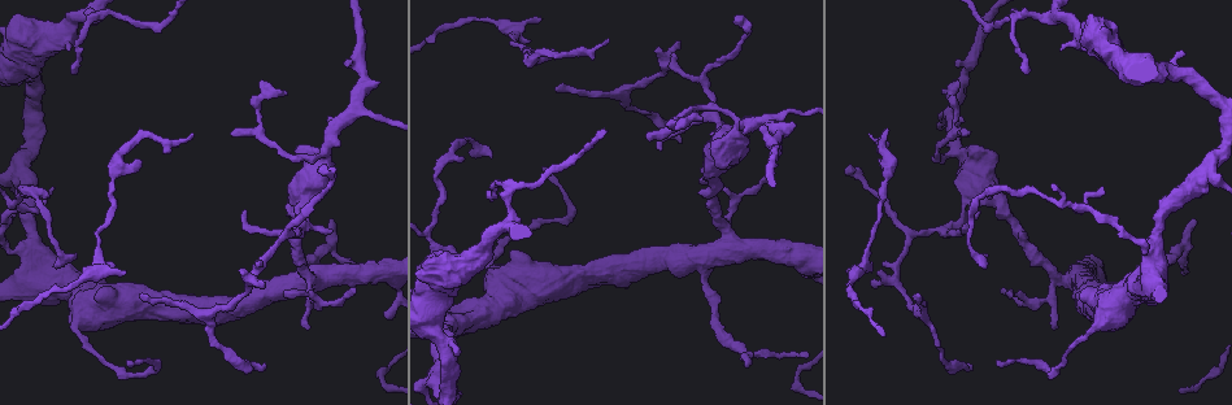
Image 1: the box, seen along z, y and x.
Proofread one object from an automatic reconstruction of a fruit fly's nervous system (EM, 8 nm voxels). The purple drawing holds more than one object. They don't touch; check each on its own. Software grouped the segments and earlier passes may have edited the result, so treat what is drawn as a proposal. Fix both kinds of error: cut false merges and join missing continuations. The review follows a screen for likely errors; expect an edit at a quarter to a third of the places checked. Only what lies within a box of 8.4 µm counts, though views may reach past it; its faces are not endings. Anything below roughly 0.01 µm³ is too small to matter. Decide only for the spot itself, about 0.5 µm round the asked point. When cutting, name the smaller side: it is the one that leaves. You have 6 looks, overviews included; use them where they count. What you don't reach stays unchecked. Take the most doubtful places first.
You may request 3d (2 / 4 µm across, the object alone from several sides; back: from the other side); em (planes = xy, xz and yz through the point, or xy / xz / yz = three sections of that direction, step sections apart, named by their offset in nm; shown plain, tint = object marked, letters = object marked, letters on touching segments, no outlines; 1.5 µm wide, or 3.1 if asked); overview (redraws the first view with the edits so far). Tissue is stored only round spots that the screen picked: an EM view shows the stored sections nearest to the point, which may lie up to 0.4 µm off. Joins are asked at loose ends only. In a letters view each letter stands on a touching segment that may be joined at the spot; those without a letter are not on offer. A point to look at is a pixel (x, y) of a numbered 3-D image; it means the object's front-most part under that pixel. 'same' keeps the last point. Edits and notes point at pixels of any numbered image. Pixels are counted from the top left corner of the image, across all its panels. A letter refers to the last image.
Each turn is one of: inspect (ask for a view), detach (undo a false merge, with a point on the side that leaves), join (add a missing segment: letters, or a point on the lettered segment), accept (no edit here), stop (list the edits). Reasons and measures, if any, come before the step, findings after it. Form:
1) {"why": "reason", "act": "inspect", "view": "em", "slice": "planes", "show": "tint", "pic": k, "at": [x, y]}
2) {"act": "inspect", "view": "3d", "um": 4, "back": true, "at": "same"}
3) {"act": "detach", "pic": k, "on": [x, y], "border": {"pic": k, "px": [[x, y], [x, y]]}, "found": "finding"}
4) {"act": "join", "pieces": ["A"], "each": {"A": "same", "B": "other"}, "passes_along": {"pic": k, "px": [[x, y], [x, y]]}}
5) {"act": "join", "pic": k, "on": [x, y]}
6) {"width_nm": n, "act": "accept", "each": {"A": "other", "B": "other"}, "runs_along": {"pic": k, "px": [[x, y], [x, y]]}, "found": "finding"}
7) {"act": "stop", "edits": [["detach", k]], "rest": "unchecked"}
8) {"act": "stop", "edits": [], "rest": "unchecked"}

{"why": "an open end", "act": "inspect", "view": "em", "slice": "planes", "show": "letters", "pic": 1, "at": [244, 212]}

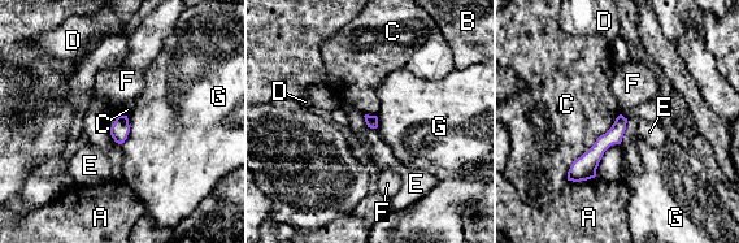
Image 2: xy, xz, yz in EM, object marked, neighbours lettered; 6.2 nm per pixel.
{"act": "accept", "each": {"A": "other", "B": "other", "C": "other", "D": "other", "E": "other", "F": "other", "G": "other"}, "border": {"pic": 2, "px": [[620, 113], [573, 161], [566, 179]]}, "found": "none of them fits"}

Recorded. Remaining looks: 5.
{"why": "an open end", "act": "inspect", "view": "em", "slice": "yz", "step": 8, "show": "letters", "pic": 1, "at": [331, 232]}

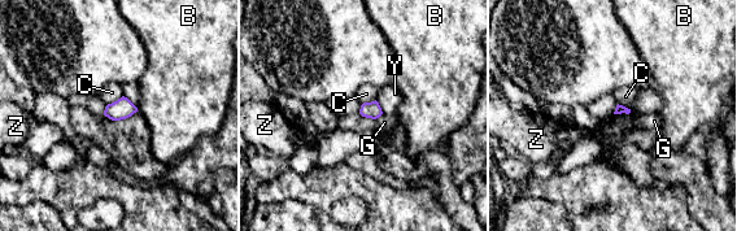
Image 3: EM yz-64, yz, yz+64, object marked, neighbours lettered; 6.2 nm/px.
{"act": "accept", "each": {"B": "other", "C": "other", "G": "other", "Y": "other", "Z": "other"}, "border": {"pic": 3, "px": [[629, 112], [614, 114]]}, "found": "no lettered segment goes on from it"}

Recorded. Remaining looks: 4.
{"why": "free end", "act": "inspect", "view": "3d", "um": 4, "pic": 1, "at": [387, 317]}

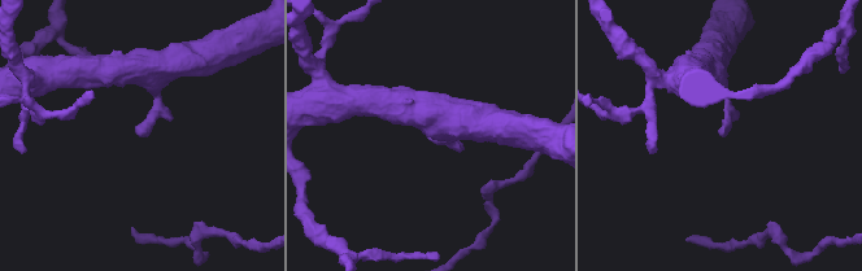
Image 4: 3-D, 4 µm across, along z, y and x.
{"why": "shape alone is not enough", "act": "inspect", "view": "em", "slice": "yz", "step": 8, "show": "letters", "pic": 4, "at": [721, 135]}

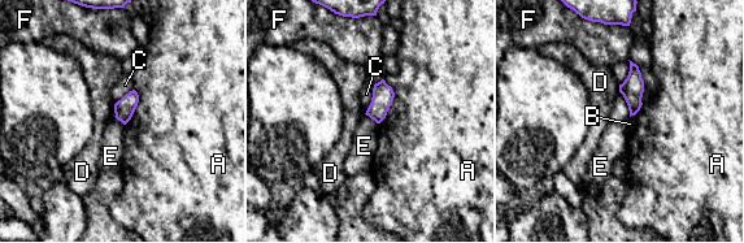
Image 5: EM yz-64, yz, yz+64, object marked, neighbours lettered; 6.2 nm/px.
{"act": "accept", "each": {"A": "other", "B": "other", "C": "other", "D": "other", "E": "other", "F": "other"}, "border": {"pic": 5, "px": [[365, 113], [377, 124]]}, "found": "none of them fits"}

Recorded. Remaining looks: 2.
{"act": "stop", "edits": [], "rest": "unchecked"}

